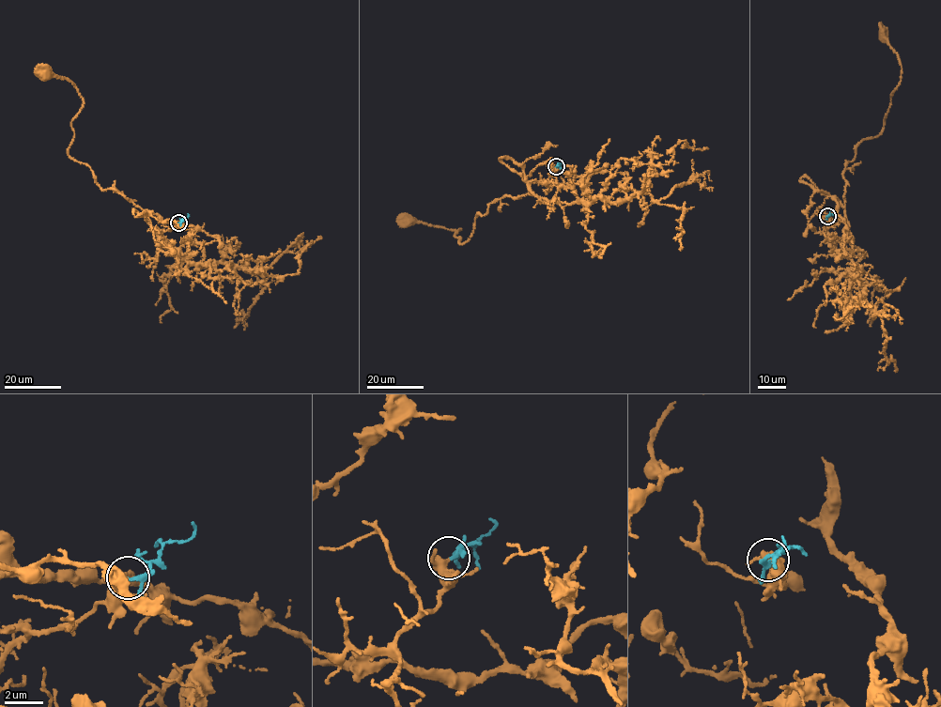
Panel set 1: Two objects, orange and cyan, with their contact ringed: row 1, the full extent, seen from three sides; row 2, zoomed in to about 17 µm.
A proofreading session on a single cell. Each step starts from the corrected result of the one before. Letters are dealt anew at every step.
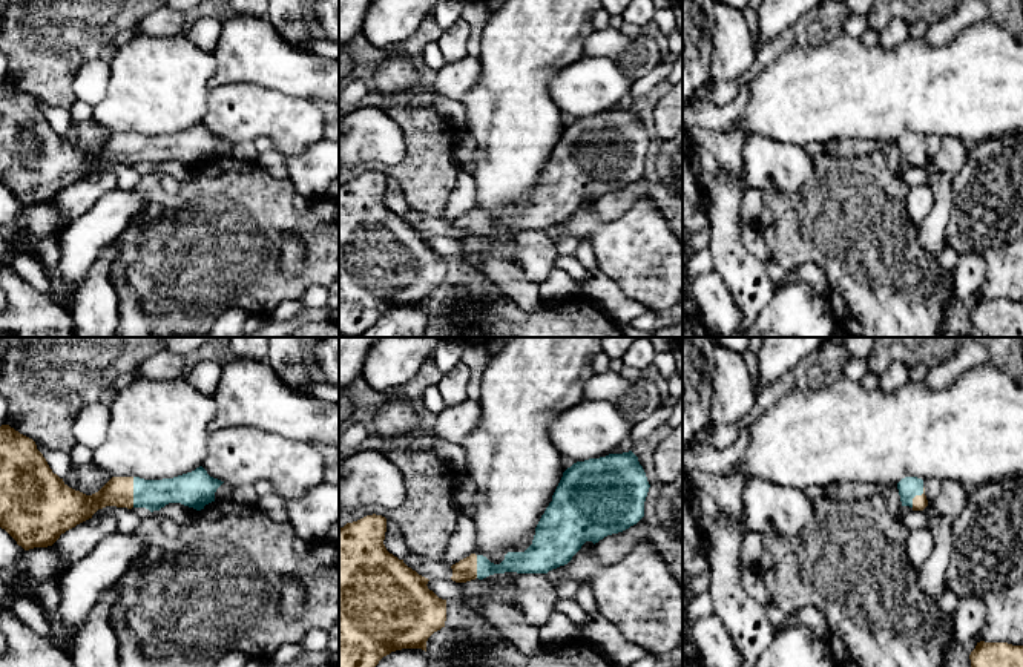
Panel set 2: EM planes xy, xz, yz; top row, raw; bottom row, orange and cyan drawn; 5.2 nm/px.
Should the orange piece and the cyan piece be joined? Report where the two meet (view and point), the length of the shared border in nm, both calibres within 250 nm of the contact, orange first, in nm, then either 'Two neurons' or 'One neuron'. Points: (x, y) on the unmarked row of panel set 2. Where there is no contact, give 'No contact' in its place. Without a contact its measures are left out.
Touches orange at xy (132, 149). Shared border 160 nm. Thickness 160 nm (orange) against 160 nm. One neuron

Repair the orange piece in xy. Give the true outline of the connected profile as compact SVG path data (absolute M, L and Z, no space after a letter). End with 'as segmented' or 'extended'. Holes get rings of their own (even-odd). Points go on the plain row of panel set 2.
M9 81L0 83L0 184L25 207L52 202L61 190L92 175L98 166L106 163L146 164L153 169L169 159L181 159L201 167L215 158L215 149L222 140L199 123L192 129L163 136L112 133L98 149L86 152L69 144L52 129L32 95Z | extended

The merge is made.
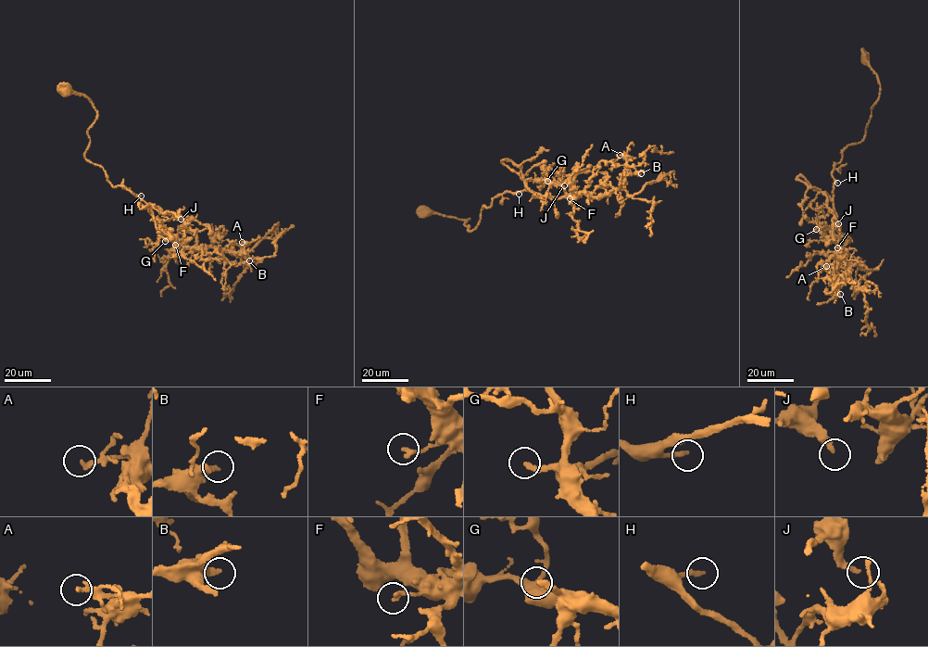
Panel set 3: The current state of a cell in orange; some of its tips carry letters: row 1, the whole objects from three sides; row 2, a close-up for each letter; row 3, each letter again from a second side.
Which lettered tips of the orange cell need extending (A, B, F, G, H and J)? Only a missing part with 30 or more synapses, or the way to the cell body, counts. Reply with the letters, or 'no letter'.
G

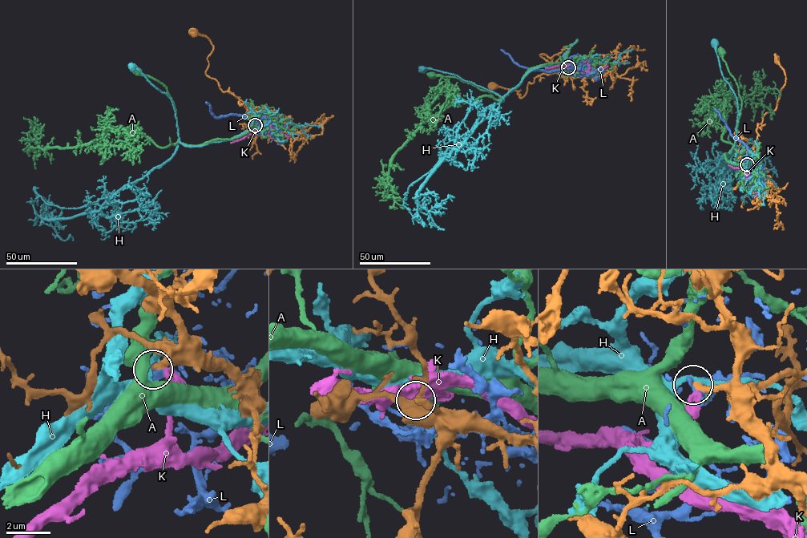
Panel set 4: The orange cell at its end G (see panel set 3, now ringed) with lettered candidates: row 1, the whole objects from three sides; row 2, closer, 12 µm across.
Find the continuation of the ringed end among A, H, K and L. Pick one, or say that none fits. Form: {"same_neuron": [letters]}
{"same_neuron": []}

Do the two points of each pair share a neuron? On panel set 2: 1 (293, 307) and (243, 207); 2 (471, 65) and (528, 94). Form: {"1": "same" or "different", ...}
{"1": "different", "2": "different"}

